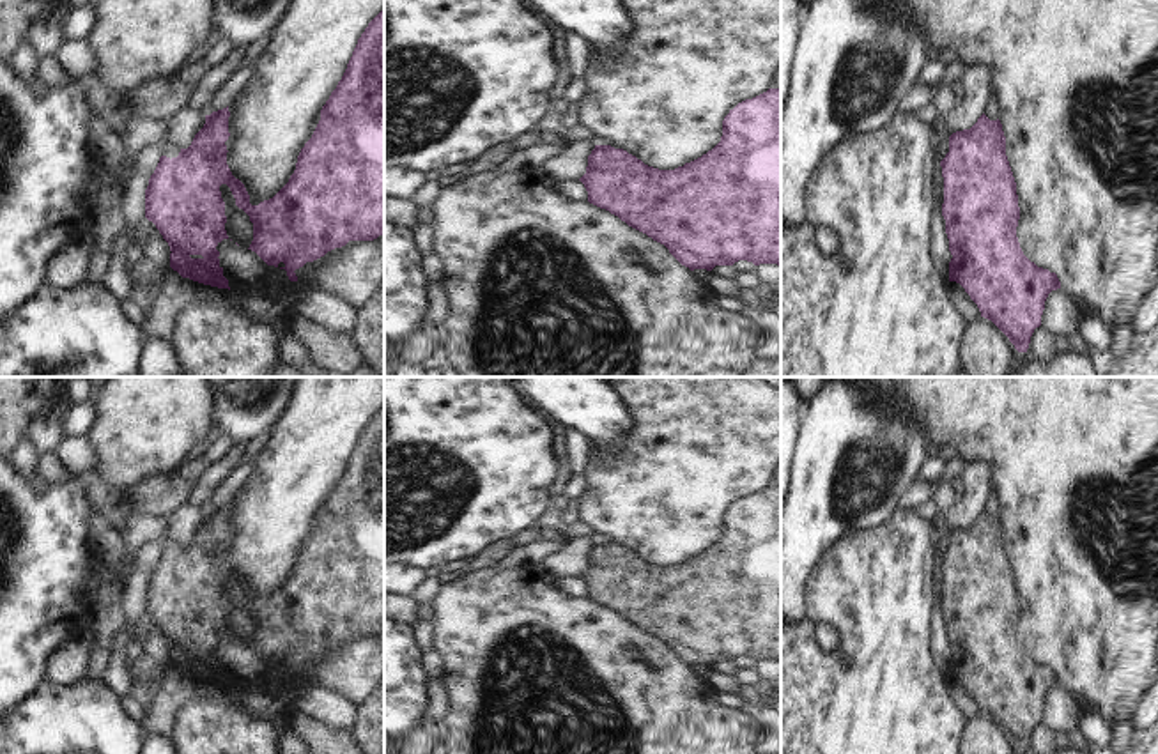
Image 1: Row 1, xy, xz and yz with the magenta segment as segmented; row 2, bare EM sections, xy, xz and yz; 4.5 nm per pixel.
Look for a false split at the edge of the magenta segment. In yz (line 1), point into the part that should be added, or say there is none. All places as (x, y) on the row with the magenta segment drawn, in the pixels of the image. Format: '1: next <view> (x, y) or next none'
1: next none

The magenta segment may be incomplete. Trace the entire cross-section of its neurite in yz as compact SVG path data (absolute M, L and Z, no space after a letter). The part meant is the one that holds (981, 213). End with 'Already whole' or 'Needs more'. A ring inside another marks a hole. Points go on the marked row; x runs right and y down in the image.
M984 113L970 129L949 136L949 152L940 161L944 177L942 216L949 239L949 281L960 283L977 304L981 317L992 320L1015 345L1027 352L1031 336L1041 326L1045 301L1061 289L1055 273L1031 262L1018 242L1020 219L1016 182L1006 156L1000 120Z. Already whole

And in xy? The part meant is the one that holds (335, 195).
M384 9L358 39L342 80L322 106L320 120L297 156L289 182L273 198L259 205L250 204L244 184L232 175L227 165L228 117L228 106L205 115L204 127L195 135L188 149L161 140L161 158L145 189L145 218L156 225L168 242L172 251L170 267L182 278L230 290L216 250L223 239L228 239L221 184L230 188L235 205L253 223L253 241L248 250L255 251L267 265L285 269L290 281L297 281L294 271L306 262L313 262L349 241L374 241L384 234Z. Needs more

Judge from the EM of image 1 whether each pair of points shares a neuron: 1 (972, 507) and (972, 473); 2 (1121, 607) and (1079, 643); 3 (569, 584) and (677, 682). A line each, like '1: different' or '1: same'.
1: same
2: same
3: different

